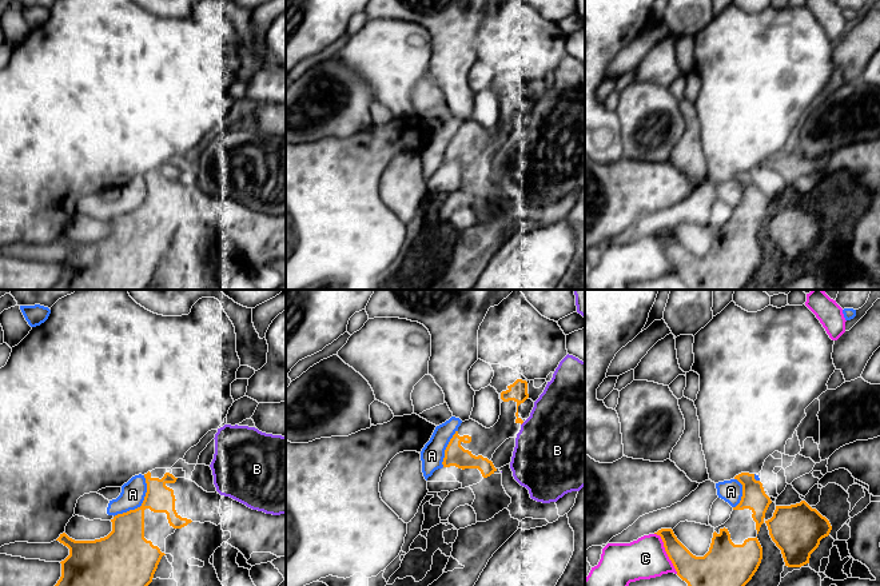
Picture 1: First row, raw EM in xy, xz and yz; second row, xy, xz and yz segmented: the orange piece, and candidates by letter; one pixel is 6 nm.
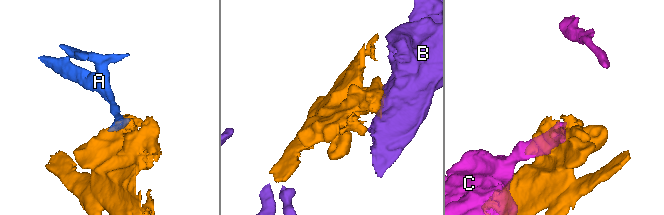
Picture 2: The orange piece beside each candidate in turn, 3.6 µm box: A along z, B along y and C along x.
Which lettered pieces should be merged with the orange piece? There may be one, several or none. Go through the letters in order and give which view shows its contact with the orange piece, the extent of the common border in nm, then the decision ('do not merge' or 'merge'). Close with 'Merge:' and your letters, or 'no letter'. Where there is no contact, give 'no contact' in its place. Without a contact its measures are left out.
A: xy | 320 nm | do not merge
B: no contact | do not merge
C: yz | 280 nm | do not merge
Merge: no letter

